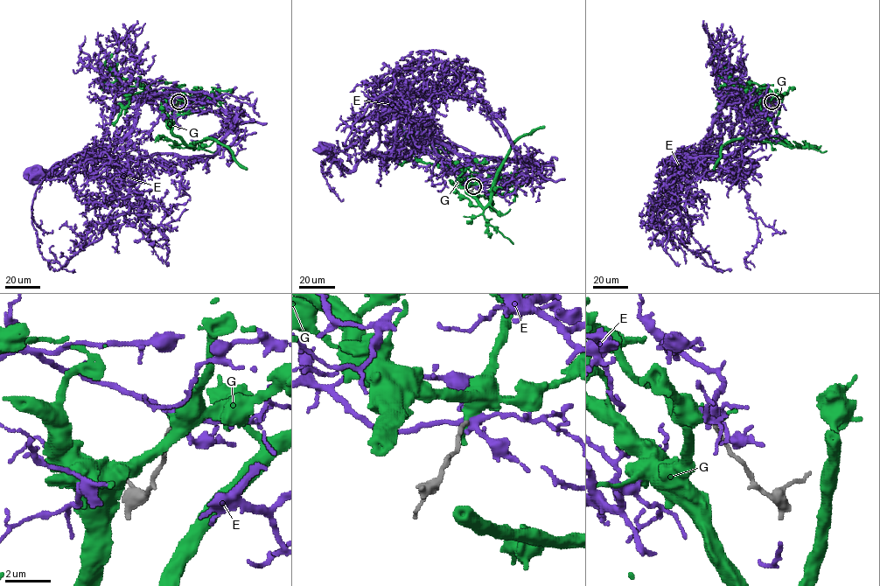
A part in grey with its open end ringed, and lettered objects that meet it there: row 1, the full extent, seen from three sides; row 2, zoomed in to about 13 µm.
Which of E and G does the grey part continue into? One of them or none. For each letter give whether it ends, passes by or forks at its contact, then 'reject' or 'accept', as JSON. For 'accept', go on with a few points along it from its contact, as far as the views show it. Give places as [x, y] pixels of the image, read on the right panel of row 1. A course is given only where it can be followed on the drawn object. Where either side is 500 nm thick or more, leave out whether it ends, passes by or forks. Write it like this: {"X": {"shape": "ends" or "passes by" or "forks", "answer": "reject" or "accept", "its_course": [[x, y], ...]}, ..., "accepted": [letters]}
{"E": {"shape": "forks", "answer": "accept", "its_course": [[771, 101], [725, 104], [714, 122], [704, 171], [736, 155], [756, 162], [735, 178]]}, "G": {"shape": "ends", "answer": "reject"}, "accepted": ["E"]}

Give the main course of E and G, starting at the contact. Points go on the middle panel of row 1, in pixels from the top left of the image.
E: (474, 186), (457, 183), (442, 165), (429, 129), (404, 116), (378, 121), (379, 143), (352, 170), (324, 149)
G: (473, 186), (470, 184), (466, 190), (485, 206), (489, 202), (497, 171), (511, 145), (520, 138), (544, 126)

